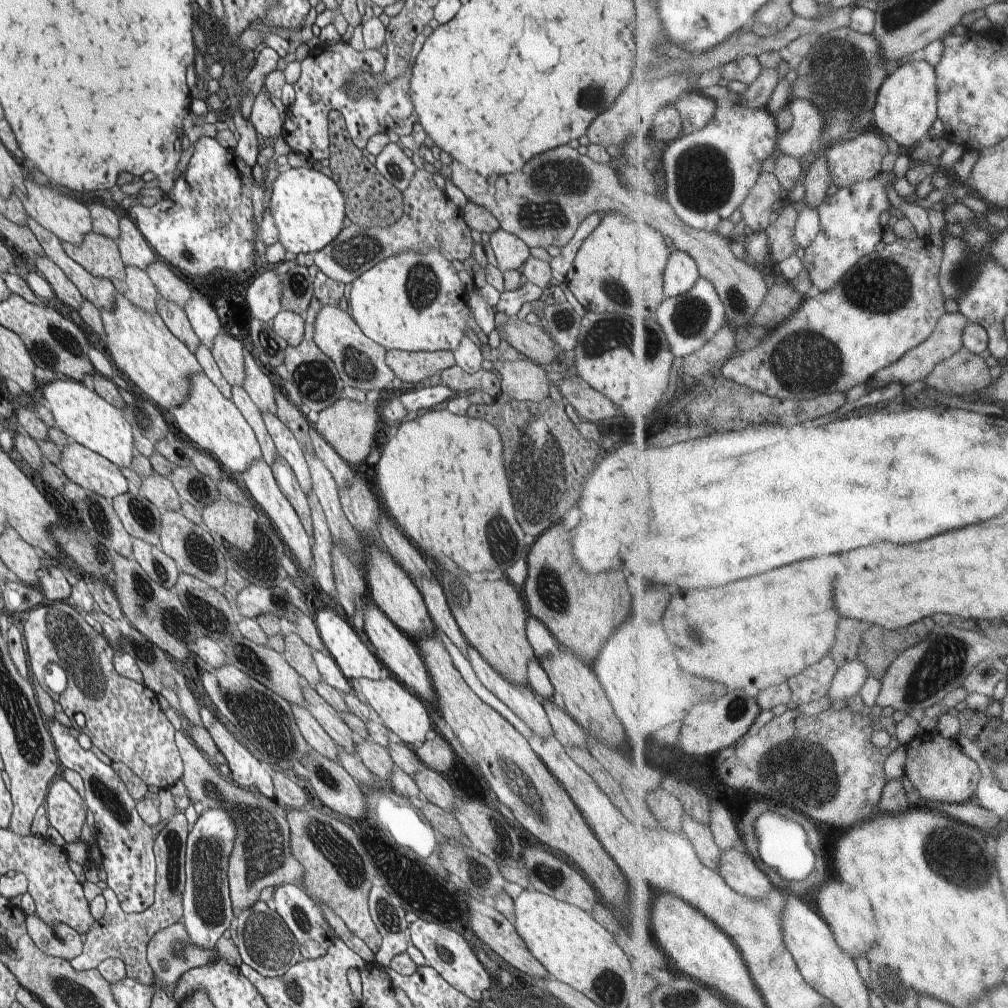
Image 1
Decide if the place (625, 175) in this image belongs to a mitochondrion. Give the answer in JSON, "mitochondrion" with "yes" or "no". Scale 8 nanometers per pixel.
{"mitochondrion":"no"}

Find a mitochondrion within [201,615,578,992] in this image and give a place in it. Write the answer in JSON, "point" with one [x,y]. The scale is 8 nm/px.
{"point":[266,943]}

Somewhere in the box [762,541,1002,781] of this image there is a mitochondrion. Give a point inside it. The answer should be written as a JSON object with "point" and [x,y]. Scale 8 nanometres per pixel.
{"point":[945,661]}

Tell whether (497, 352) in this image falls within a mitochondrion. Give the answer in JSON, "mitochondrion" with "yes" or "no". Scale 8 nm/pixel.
{"mitochondrion":"no"}

